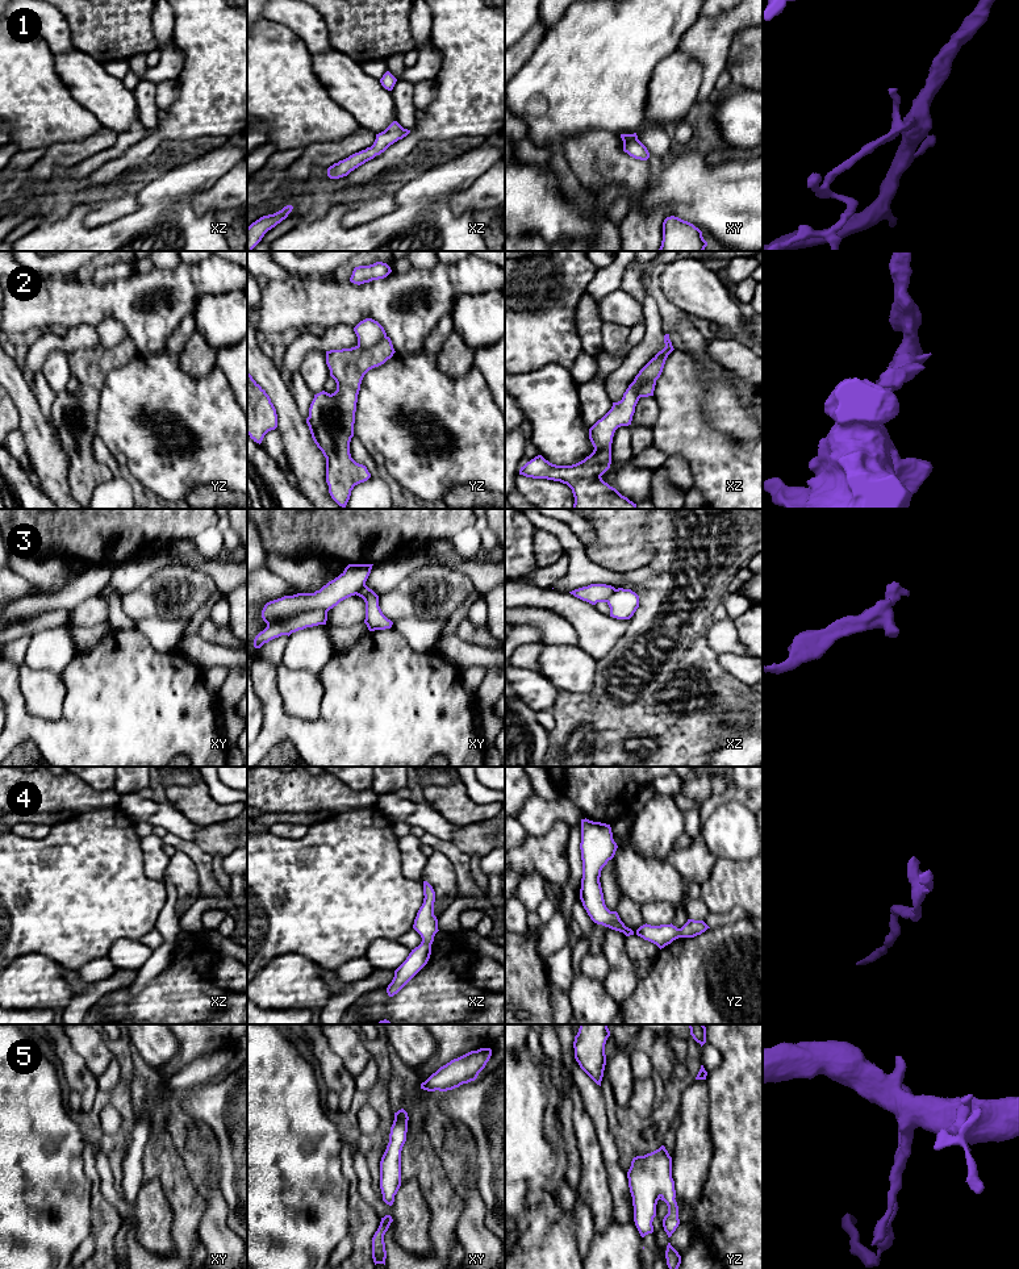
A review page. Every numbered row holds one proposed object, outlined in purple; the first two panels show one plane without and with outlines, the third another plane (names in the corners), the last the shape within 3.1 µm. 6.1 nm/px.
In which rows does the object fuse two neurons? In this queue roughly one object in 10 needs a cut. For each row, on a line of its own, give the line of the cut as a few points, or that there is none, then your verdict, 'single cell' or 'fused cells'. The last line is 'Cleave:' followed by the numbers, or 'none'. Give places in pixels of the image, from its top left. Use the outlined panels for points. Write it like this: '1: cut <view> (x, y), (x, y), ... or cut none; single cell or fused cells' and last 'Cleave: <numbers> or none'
1: cut none; single cell
2: cut yz (385, 335), (368, 347), (358, 345); fused cells
3: cut none; single cell
4: cut none; single cell
5: cut none; single cell
Cleave: 2

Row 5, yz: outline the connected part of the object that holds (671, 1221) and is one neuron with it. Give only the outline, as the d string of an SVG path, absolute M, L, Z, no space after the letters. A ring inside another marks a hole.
M664 1145L644 1156L636 1156L627 1172L632 1197L634 1222L642 1237L653 1232L656 1205L661 1199L668 1206L663 1227L668 1237L680 1224L676 1202L675 1181L672 1178L672 1157Z

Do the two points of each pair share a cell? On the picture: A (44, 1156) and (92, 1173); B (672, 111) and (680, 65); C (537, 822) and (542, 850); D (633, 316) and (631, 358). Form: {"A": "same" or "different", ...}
{"A": "different", "B": "same", "C": "different", "D": "different"}

